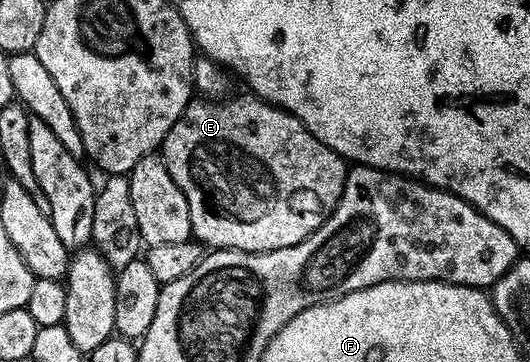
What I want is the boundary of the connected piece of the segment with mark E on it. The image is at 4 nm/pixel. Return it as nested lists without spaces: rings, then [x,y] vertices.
[[[255,95],[248,97],[229,96],[227,99],[193,99],[189,102],[181,117],[170,127],[162,146],[162,156],[166,167],[170,171],[170,179],[178,183],[178,191],[186,195],[186,207],[190,207],[190,223],[192,224],[192,237],[205,247],[217,249],[237,249],[247,253],[265,253],[274,251],[278,247],[294,247],[294,243],[302,243],[334,211],[334,207],[340,201],[344,190],[344,180],[348,178],[349,166],[343,157],[336,154],[326,143],[318,140],[306,126],[294,115],[290,115],[277,105],[271,105],[269,101],[261,101]]]

